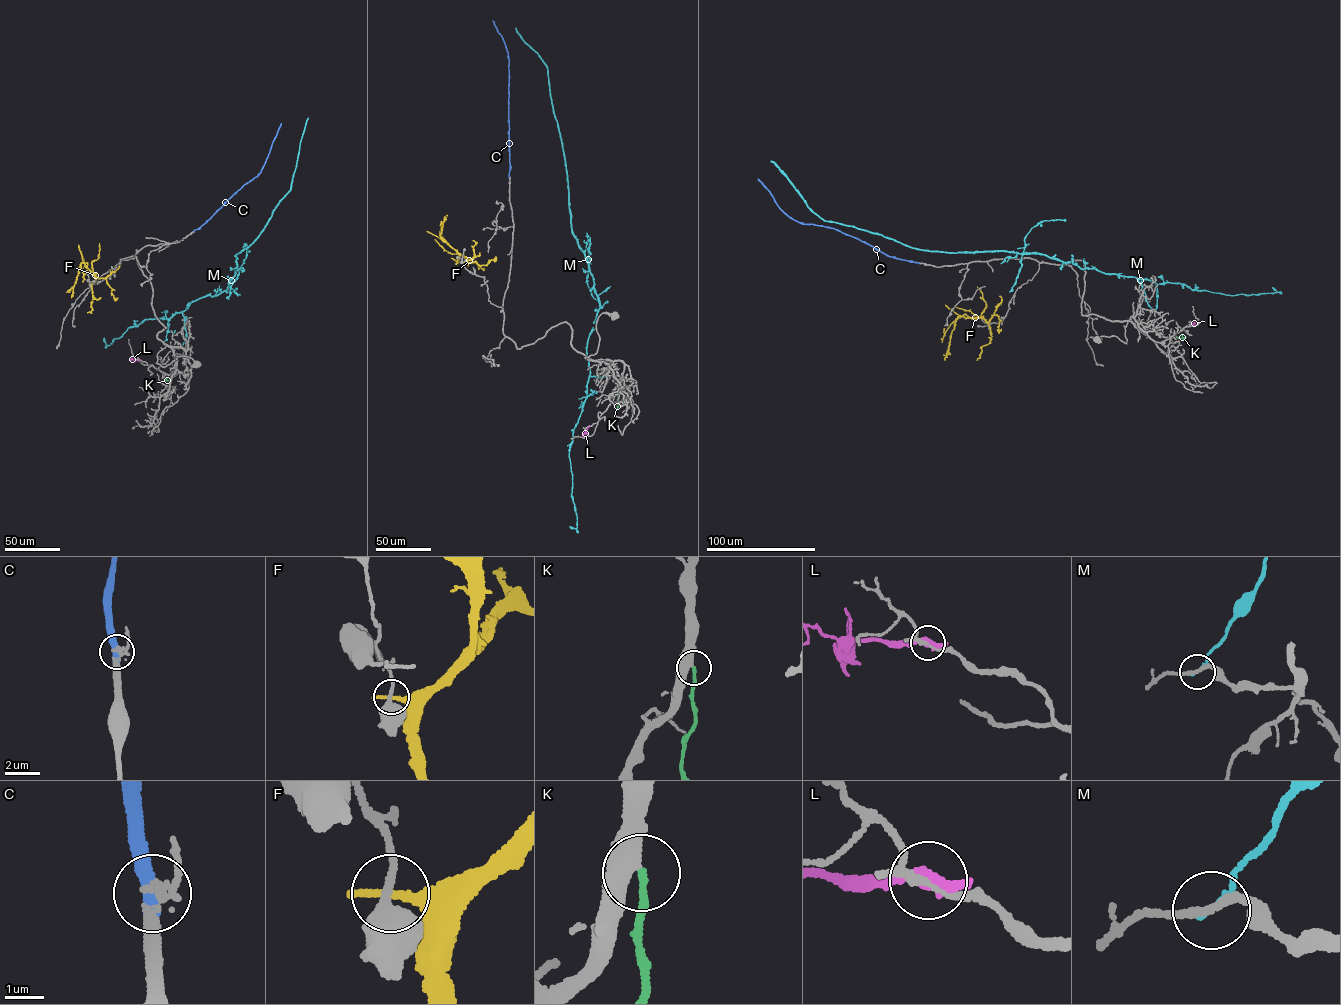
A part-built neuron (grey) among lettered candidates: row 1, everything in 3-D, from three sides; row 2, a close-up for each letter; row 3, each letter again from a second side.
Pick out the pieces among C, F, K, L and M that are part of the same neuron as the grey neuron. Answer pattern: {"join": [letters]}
{"join": ["C", "K"]}

